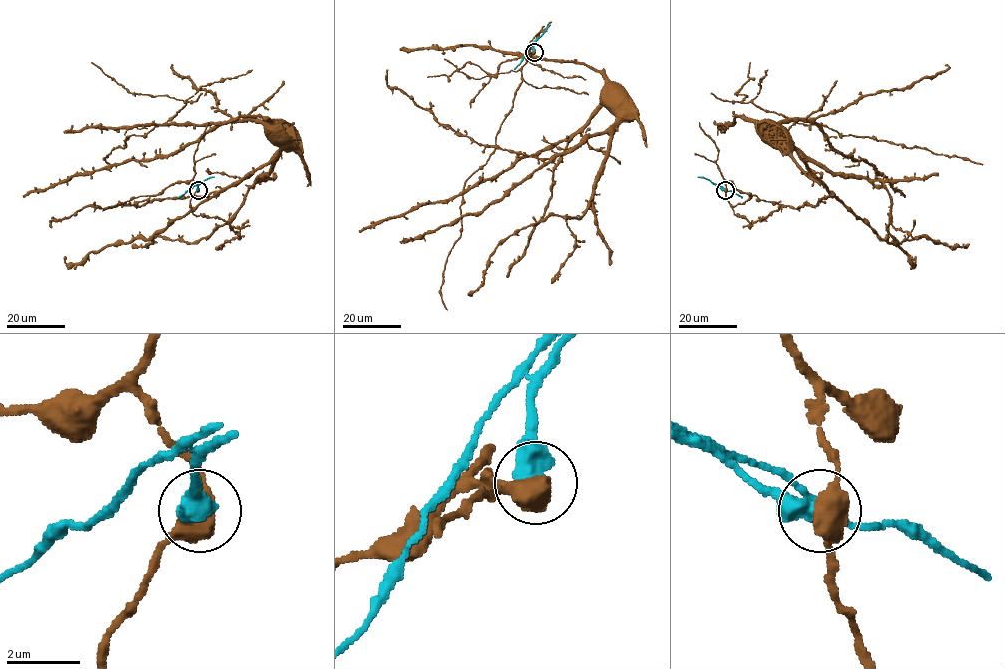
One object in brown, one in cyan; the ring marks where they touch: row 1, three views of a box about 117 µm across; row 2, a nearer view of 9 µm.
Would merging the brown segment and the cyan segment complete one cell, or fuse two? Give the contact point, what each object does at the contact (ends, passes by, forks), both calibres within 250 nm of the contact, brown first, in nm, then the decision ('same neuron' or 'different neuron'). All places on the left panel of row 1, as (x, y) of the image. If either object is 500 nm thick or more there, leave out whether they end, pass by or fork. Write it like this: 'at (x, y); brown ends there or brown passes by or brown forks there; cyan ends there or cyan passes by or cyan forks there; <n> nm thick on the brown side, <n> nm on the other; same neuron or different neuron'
at (198, 190); 550 nm thick on the brown side, 600 nm on the other; different neuron

